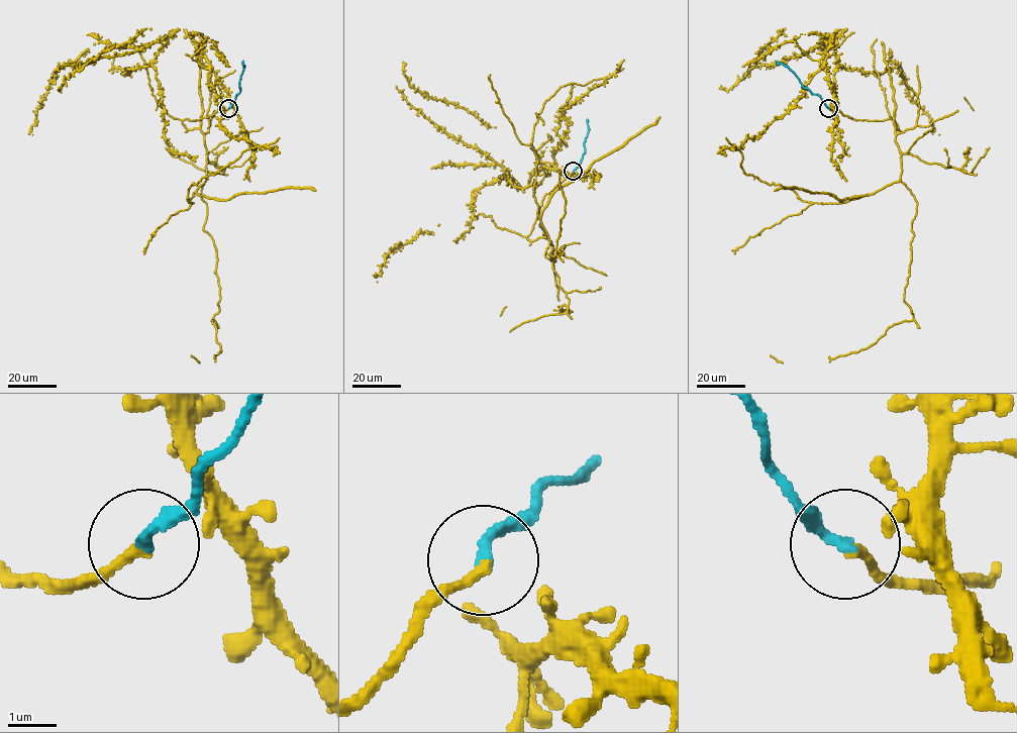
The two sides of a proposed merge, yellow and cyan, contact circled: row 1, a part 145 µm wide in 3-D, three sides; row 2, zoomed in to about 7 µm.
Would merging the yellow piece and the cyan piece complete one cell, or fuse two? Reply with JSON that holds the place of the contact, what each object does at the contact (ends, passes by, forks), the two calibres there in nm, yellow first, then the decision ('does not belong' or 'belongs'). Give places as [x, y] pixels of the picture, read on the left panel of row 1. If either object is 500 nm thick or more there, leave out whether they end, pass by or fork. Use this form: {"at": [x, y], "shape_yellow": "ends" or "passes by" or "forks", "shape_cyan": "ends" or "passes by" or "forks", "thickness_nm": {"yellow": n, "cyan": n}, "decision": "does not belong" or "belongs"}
{"at": [228, 108], "shape_yellow": "ends", "shape_cyan": "ends", "thickness_nm": {"yellow": 190, "cyan": 240}, "decision": "belongs"}

